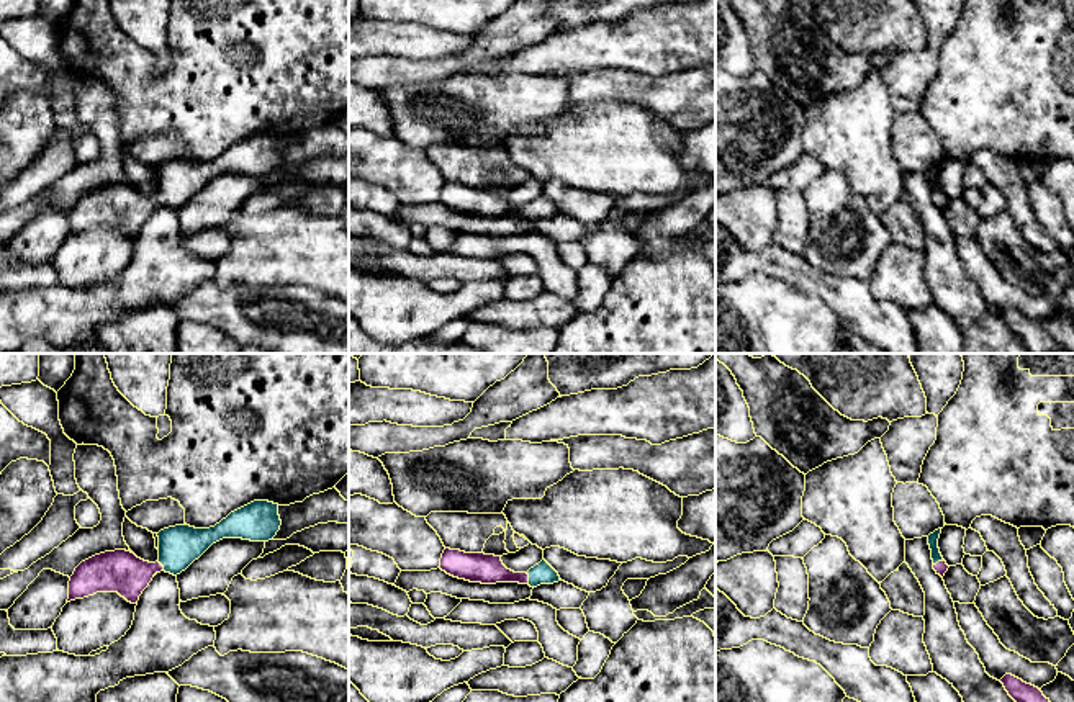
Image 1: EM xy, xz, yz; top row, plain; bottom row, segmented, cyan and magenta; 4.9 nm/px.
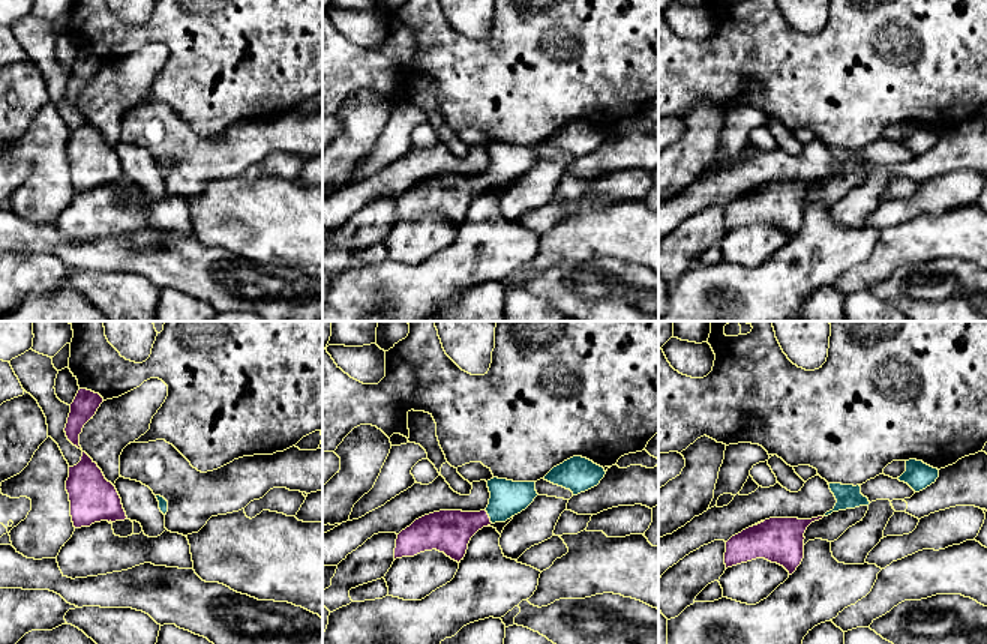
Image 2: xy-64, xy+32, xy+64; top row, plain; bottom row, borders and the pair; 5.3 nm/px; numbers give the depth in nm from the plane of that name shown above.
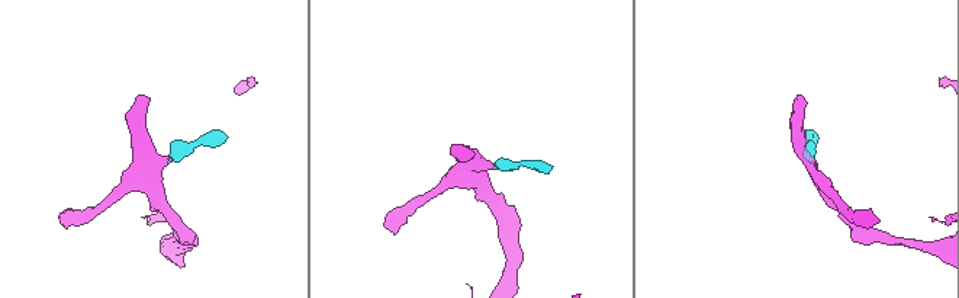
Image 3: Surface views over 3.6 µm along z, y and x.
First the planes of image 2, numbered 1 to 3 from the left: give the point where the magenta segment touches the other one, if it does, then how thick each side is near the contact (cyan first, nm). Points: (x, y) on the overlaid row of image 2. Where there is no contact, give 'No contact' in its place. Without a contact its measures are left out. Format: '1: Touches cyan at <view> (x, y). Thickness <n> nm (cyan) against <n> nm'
1: No contact
2: Touches cyan at xy+32 (489, 517). Thickness 190 nm (cyan) against 240 nm
3: No contact

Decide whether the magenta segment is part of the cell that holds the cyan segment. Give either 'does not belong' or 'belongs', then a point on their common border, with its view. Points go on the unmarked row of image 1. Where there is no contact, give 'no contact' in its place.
belongs; contact xz (529, 211)

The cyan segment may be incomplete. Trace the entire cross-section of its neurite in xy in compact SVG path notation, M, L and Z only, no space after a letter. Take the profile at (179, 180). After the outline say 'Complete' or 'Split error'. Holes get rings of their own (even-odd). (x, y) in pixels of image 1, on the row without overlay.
M254 134L210 162L190 159L164 162L157 167L159 193L156 196L144 195L126 183L105 185L82 195L70 209L67 236L97 226L118 226L128 236L138 237L156 206L180 208L223 172L268 175L280 159L278 137Z. Split error

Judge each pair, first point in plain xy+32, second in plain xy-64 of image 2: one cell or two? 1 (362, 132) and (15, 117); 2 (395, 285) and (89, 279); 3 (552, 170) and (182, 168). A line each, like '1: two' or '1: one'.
1: one
2: two
3: one

